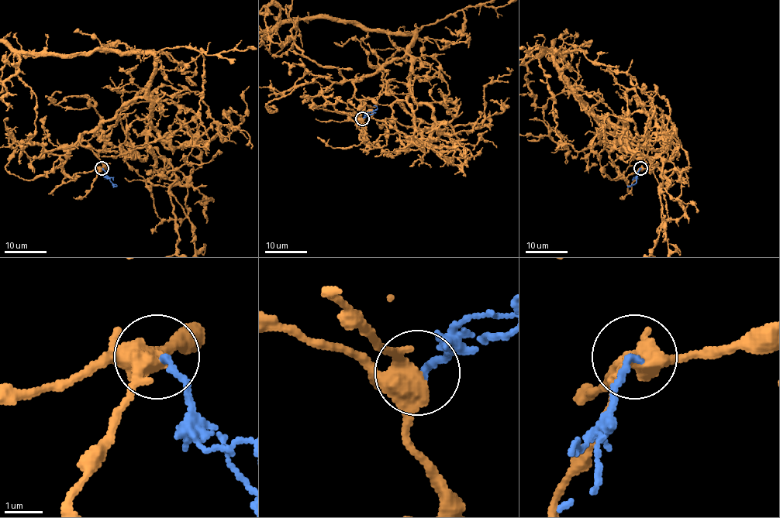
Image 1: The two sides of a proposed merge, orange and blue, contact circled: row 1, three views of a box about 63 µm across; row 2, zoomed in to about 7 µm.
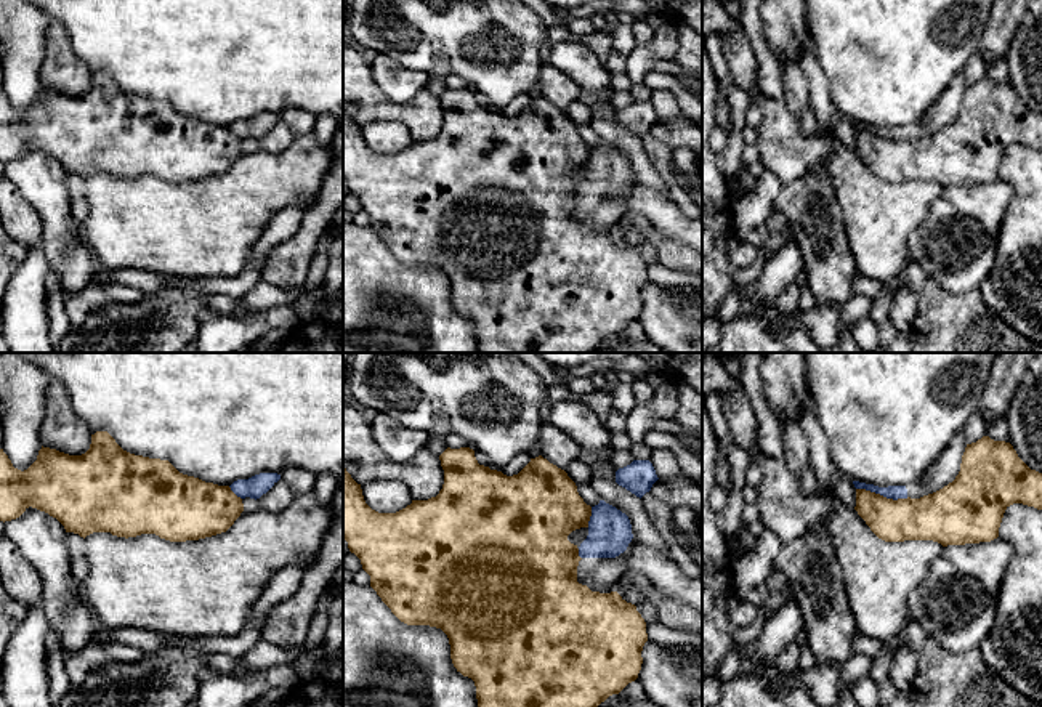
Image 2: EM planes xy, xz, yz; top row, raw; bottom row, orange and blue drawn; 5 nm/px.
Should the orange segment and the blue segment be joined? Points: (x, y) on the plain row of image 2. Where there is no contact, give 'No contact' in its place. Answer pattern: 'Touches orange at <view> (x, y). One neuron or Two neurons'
Touches orange at yz (882, 137). Two neurons

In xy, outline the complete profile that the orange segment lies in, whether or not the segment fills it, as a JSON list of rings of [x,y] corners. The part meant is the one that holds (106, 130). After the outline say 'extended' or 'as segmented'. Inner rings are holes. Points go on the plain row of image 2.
[[[107,72],[91,75],[90,90],[69,96],[43,88],[24,112],[0,90],[0,162],[19,159],[29,147],[56,159],[66,173],[87,178],[111,173],[117,178],[155,175],[186,183],[226,173],[244,152],[242,139],[229,127],[205,123],[180,114],[168,101],[123,91]]]; as segmented

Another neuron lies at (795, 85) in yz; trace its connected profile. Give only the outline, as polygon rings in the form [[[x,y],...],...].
[[[797,63],[781,64],[784,103],[790,114],[798,119],[810,107],[810,83]]]

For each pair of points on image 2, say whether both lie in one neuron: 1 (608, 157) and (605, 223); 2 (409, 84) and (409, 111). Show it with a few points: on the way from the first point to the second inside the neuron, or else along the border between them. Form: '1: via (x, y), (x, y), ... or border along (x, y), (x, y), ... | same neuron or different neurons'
1: via (608, 173), (601, 185), (601, 207) | same neuron
2: border along (375, 82), (395, 101), (407, 101), (424, 90) | different neurons

